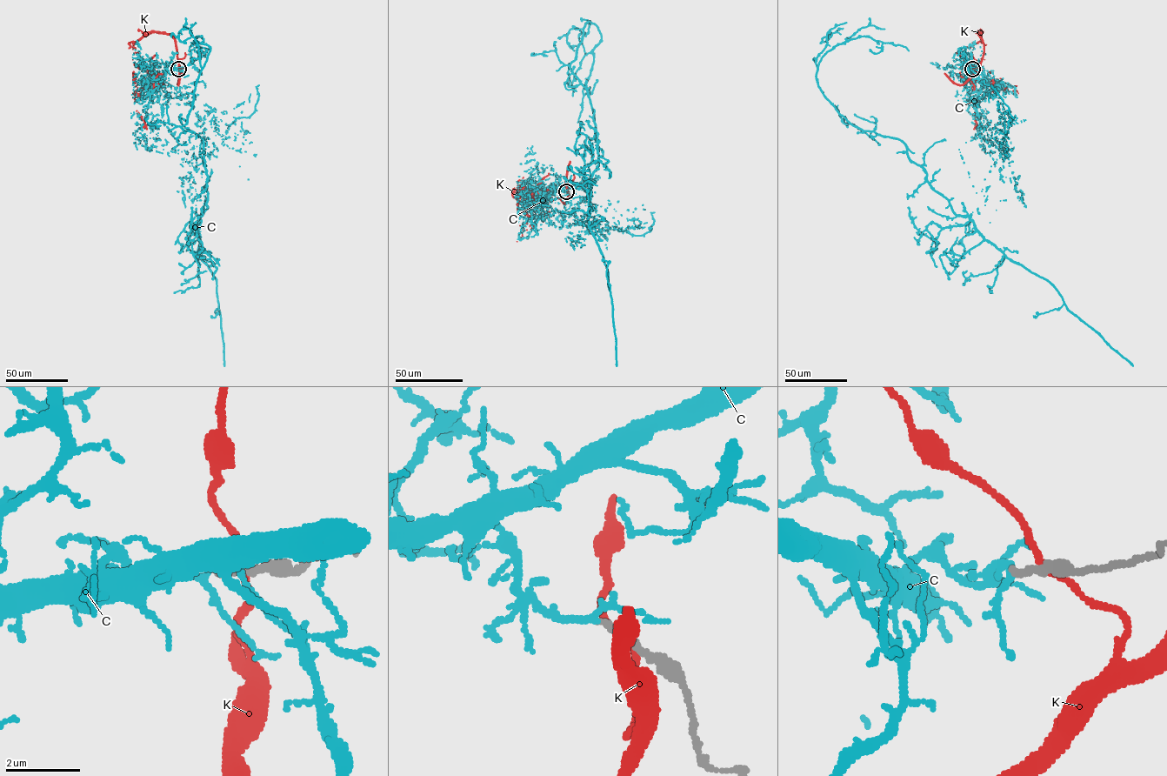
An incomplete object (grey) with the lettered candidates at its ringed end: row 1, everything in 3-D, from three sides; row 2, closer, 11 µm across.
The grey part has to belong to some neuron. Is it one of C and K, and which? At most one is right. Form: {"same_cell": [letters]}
{"same_cell": ["C"]}

